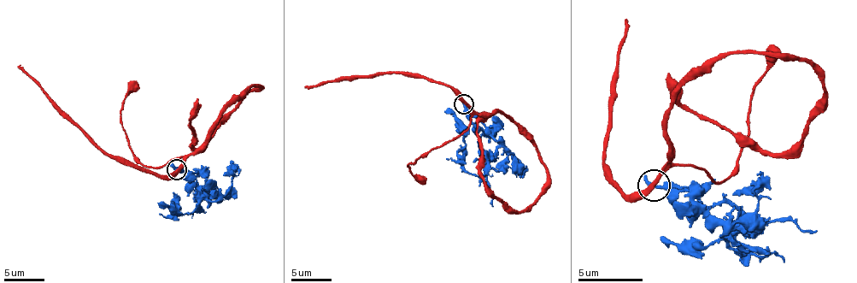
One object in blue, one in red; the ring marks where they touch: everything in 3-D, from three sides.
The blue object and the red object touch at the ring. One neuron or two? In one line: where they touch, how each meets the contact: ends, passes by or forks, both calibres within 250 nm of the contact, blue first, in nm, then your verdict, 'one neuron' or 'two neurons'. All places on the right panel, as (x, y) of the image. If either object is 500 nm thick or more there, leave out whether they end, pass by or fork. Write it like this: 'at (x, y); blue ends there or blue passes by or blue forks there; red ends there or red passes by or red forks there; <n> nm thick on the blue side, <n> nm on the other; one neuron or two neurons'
at (654, 185); blue passes by; red passes by; 240 nm thick on the blue side, 360 nm on the other; two neurons

